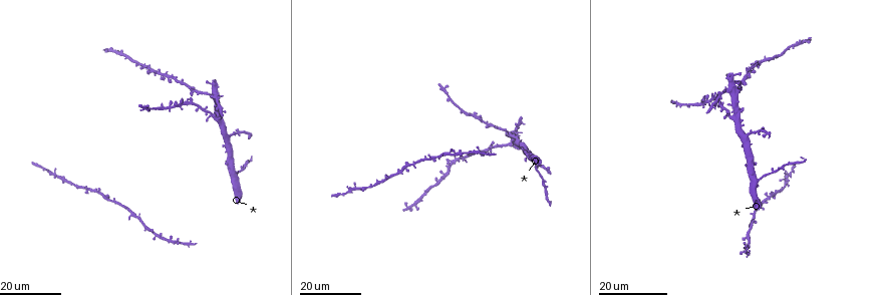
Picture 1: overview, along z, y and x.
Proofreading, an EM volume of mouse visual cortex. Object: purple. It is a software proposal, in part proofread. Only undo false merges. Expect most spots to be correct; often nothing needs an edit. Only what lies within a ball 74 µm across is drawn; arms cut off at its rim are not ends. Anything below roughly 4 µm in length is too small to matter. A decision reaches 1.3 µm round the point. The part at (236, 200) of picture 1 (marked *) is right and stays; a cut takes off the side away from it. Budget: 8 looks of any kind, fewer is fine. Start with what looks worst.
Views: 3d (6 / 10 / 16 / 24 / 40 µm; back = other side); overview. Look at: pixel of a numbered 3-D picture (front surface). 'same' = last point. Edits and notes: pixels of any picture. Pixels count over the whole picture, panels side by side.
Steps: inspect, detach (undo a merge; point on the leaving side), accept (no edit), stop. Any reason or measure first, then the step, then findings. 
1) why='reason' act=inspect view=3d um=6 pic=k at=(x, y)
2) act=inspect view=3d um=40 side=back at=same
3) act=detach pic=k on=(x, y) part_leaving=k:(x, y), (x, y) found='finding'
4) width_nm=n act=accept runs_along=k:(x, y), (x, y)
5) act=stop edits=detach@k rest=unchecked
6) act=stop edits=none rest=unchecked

why='narrows sharply' act=inspect view=3d um=24 pic=1 at=(169, 79)

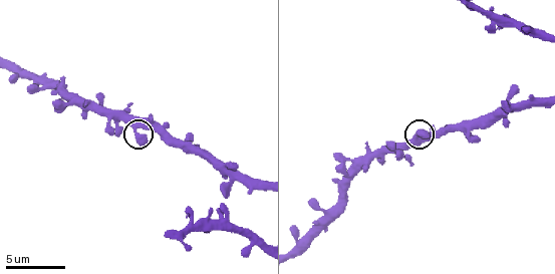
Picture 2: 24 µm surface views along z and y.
act=inspect view=3d um=10 pic=2 at=(133, 127)

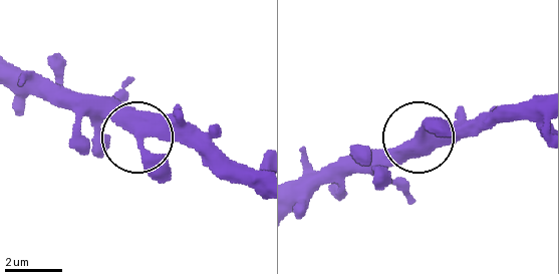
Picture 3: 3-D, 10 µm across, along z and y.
width_nm=370 act=accept found='continuous, no second neuron'

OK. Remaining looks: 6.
act=inspect view=3d um=16 pic=1 at=(745, 135)

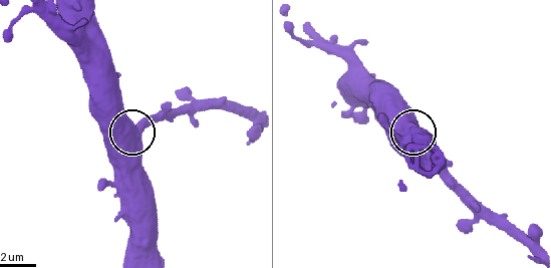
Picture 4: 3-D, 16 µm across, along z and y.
act=inspect view=3d um=6 at=same

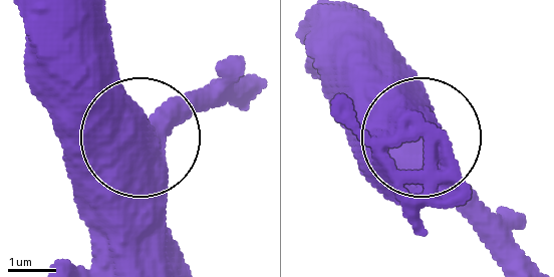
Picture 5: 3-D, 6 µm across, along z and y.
width_nm=650 act=accept found='one neuron here'

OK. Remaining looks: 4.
why='small branch off a trunk' act=inspect view=3d um=24 pic=1 at=(729, 119)

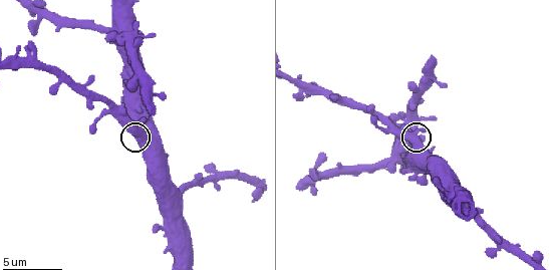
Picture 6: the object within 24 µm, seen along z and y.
act=inspect view=3d um=6 pic=6 at=(135, 127)

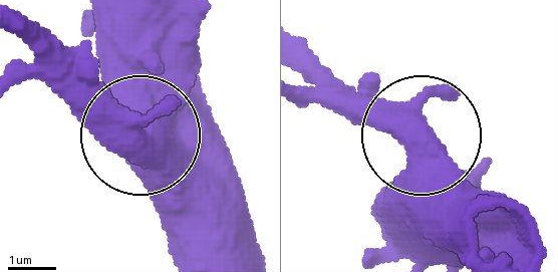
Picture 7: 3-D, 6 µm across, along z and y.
width_nm=510 act=accept found='continuous, no second neuron'

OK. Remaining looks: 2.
why='sudden change in width' act=inspect view=3d um=16 pic=1 at=(50, 172)

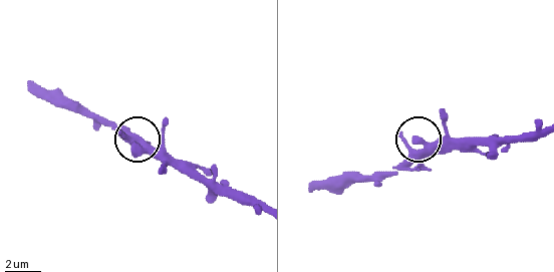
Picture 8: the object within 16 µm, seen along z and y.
act=inspect view=3d um=6 pic=8 at=(419, 154)

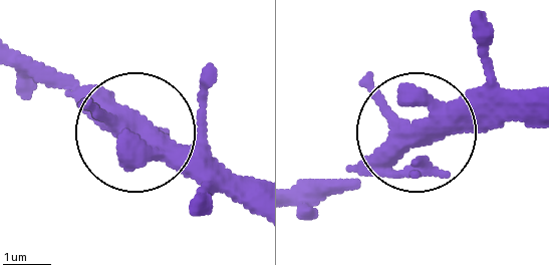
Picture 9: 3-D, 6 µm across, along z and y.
width_nm=380 act=accept runs_along=9:(530, 87), (470, 91), (341, 191) found='all the same neuron'

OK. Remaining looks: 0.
act=stop edits=none rest=unchecked

